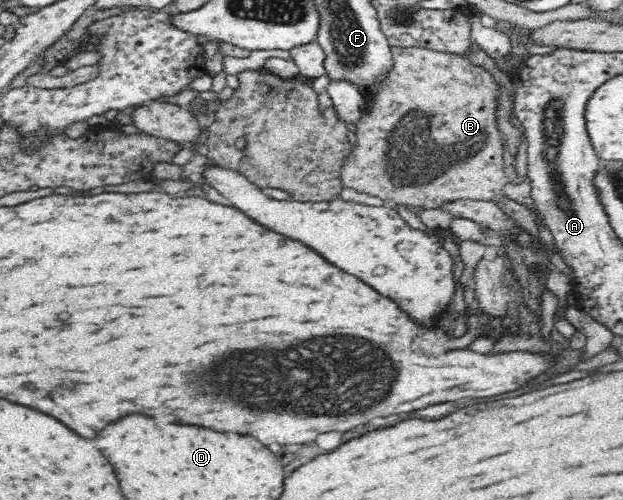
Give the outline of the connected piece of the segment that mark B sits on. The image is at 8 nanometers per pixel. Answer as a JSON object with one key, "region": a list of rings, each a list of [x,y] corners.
{"region":[[[391,47],[392,64],[389,71],[382,76],[378,75],[372,88],[363,94],[363,103],[366,108],[361,112],[360,118],[355,122],[356,142],[350,145],[348,155],[340,167],[340,182],[343,188],[352,188],[360,194],[378,196],[389,205],[403,205],[405,207],[423,208],[424,210],[436,210],[448,202],[454,200],[496,200],[502,195],[501,190],[510,182],[504,173],[504,160],[502,159],[502,140],[494,123],[495,100],[498,94],[497,86],[490,73],[474,67],[460,55],[425,49],[422,47]]]}

